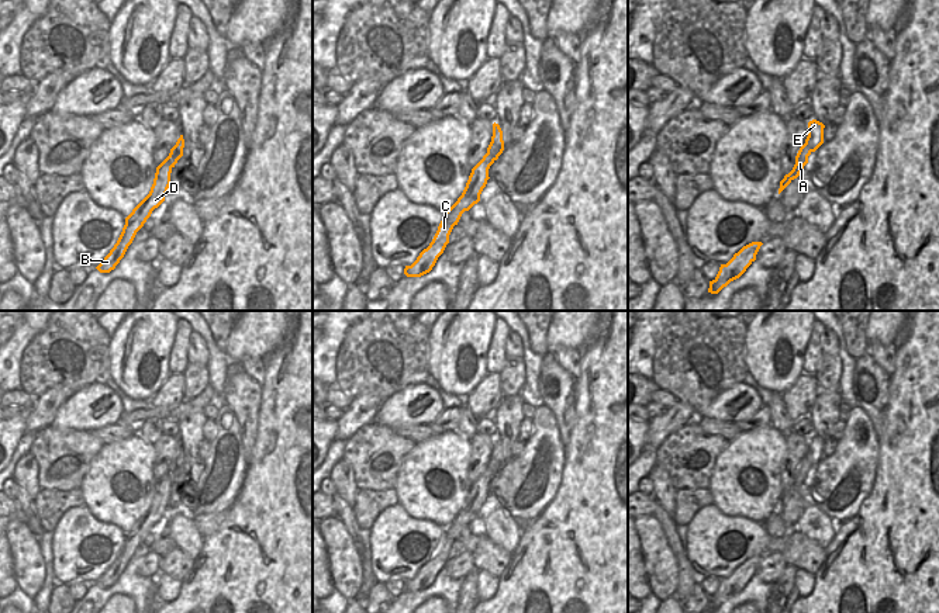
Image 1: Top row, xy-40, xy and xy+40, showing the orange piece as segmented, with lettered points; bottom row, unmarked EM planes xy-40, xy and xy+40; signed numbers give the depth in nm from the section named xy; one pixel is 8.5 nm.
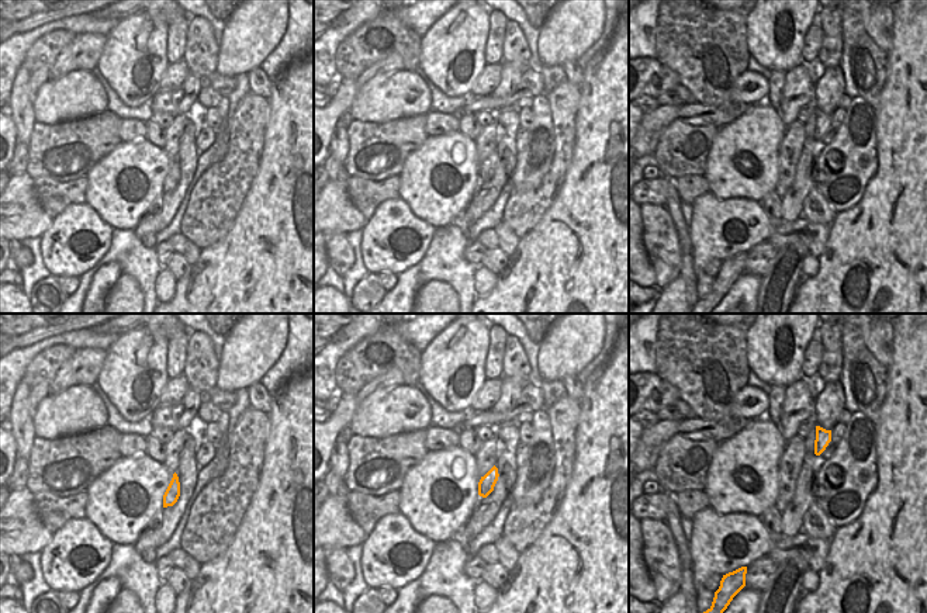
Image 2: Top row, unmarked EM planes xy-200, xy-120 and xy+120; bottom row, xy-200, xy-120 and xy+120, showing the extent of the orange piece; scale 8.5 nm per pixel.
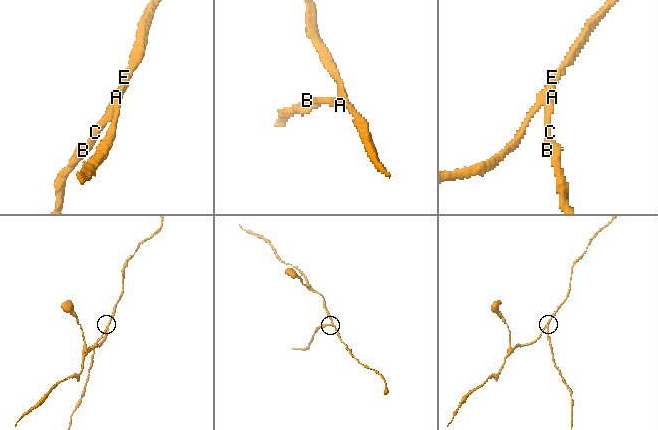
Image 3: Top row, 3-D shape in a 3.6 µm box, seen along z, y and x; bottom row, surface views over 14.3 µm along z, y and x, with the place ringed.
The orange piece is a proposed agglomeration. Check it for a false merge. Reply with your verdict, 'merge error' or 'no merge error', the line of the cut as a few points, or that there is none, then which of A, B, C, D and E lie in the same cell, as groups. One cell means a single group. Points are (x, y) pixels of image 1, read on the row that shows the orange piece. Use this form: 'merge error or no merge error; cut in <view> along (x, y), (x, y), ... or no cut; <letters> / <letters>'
merge error; cut in xy-40 along (166, 158), (172, 166); A B C D / E

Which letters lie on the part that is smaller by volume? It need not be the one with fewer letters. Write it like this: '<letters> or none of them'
A, B, C, D

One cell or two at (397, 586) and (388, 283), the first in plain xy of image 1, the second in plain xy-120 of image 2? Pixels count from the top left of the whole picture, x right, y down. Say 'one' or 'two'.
one

